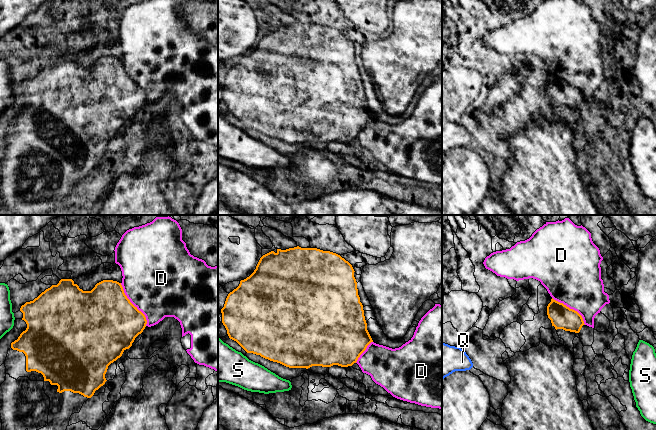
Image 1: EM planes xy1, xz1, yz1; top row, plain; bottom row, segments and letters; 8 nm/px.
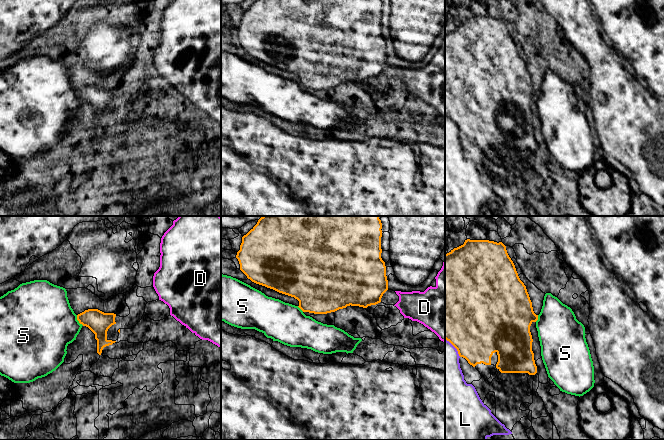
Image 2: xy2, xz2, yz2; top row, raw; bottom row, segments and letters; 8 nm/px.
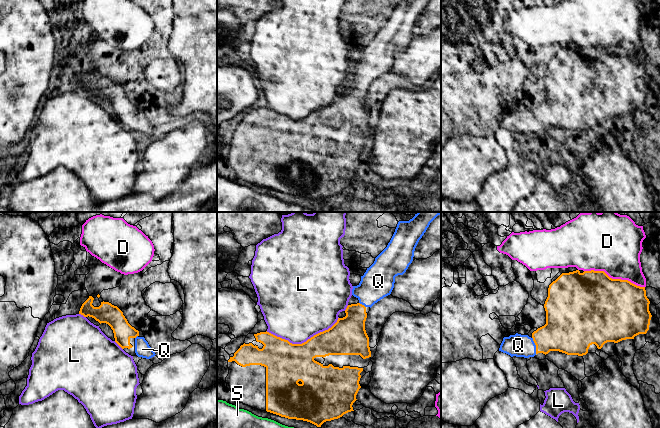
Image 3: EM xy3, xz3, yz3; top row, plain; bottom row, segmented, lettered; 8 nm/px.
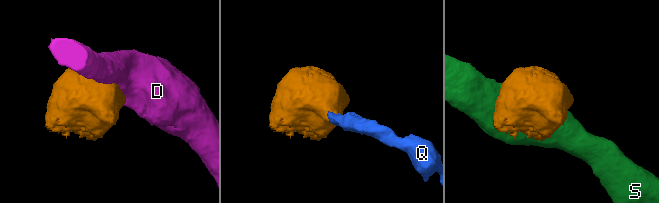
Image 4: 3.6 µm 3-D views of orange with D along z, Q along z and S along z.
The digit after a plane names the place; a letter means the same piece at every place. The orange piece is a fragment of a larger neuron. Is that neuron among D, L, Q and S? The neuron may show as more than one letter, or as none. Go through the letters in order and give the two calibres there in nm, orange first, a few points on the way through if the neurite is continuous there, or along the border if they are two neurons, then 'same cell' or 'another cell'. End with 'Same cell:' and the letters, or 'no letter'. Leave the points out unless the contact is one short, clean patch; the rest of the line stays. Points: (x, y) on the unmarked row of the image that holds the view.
D: calibres 500 and 400 nm; another cell
L: calibres 340 and 460 nm; another cell
Q: calibres 320 and 180 nm; way yz3 (563, 107), (535, 120), (518, 121); same cell
S: calibres 180 and 460 nm; border xy2 (76, 91), (76, 94), (83, 101); another cell
Same cell: Q

